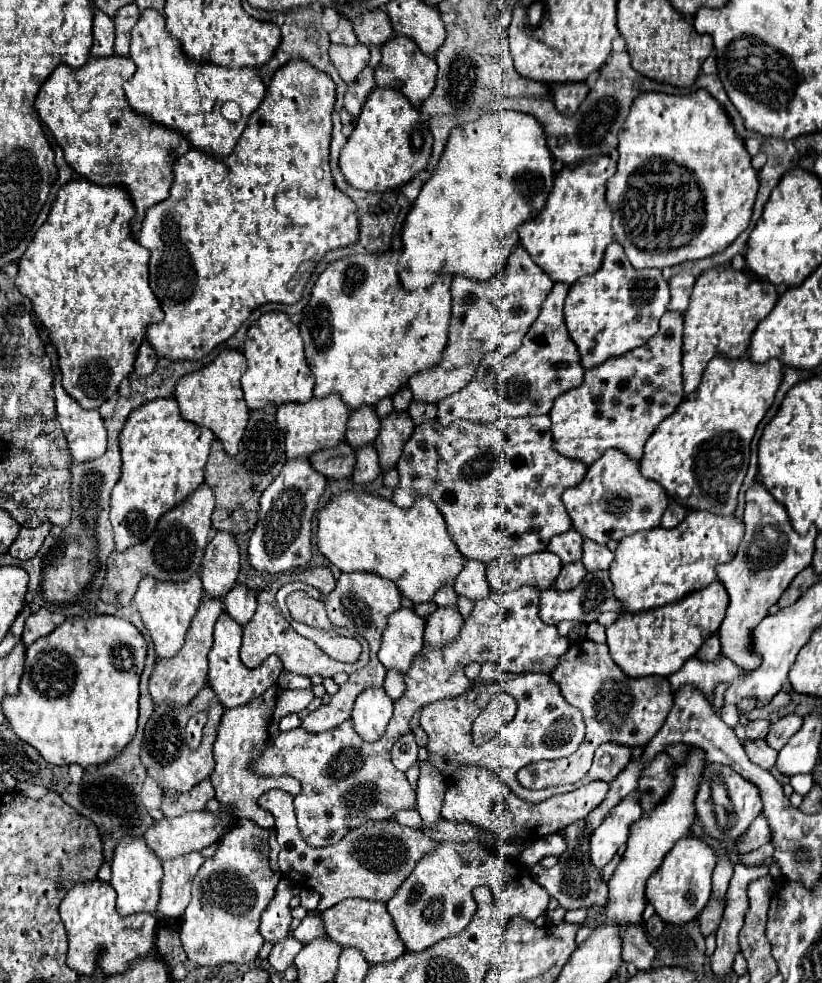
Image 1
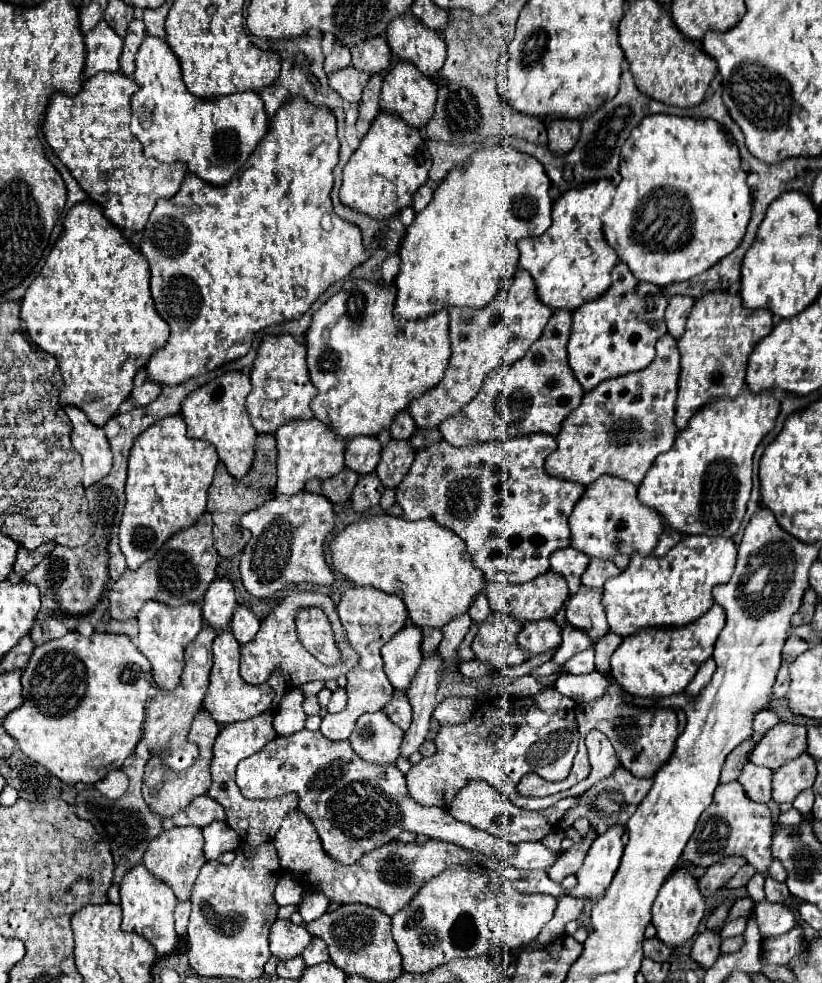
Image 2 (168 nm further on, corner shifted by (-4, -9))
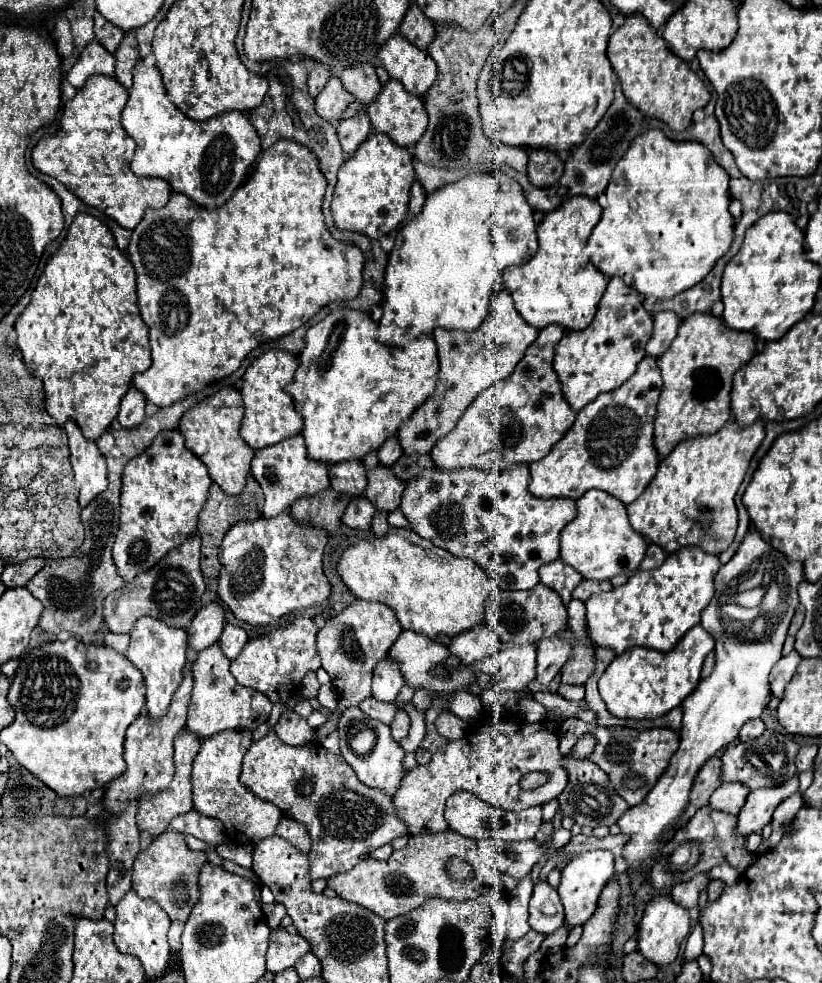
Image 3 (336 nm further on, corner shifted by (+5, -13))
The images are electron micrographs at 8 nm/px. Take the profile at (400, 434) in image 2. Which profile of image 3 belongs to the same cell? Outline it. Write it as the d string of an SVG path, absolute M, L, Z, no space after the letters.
M391 436L391 438L385 440L383 446L379 448L379 462L385 464L385 466L391 466L391 464L395 464L395 460L397 460L401 454L403 454L403 448L401 448L397 436Z

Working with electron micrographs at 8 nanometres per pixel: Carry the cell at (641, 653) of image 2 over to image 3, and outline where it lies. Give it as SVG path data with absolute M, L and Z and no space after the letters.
M699 624L691 628L673 650L659 652L653 648L635 646L607 666L599 678L599 694L607 710L617 718L659 718L679 706L699 684L699 672L705 656L713 650L713 636Z

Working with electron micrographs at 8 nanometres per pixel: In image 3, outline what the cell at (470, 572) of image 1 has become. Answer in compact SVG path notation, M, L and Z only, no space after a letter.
M485 622L473 626L471 630L465 630L465 634L463 632L457 634L449 644L449 652L459 660L463 660L463 664L471 664L475 660L493 656L497 654L499 648L501 648L499 636L491 632L485 626Z

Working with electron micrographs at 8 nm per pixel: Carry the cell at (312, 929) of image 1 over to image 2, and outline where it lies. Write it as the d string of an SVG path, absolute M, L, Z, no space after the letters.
M314 938L312 944L306 948L306 952L302 954L304 962L308 966L316 966L316 964L322 964L322 962L328 962L328 948L326 948L326 942L320 940L320 938Z

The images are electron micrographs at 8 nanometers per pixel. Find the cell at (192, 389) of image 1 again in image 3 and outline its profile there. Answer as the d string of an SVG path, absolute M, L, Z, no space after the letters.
M225 386L219 392L215 392L213 396L197 402L193 408L189 408L183 416L181 416L181 424L179 424L179 432L185 438L185 446L201 458L201 462L209 468L209 476L213 482L217 482L221 486L221 490L225 494L239 494L245 486L245 478L247 472L251 468L251 460L255 450L249 448L245 444L245 440L241 440L239 436L239 428L241 428L241 420L243 420L243 398L241 394L231 388Z

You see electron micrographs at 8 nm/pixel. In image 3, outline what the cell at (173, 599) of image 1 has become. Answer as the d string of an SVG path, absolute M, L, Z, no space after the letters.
M141 618L137 620L131 632L131 644L127 650L127 658L143 672L143 680L147 686L147 712L149 716L163 716L171 704L173 692L179 688L183 678L187 652L187 632L185 628L171 628L161 624L157 618Z

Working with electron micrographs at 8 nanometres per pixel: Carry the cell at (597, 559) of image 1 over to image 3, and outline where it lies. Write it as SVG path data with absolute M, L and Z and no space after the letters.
M581 580L581 584L573 590L573 598L587 600L591 594L595 594L595 592L607 592L611 588L613 586L611 586L609 580Z

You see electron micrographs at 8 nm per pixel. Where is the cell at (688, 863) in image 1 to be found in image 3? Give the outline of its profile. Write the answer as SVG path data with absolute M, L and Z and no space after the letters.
M659 894L655 896L647 908L645 908L645 914L639 922L639 934L637 934L637 942L639 942L639 952L655 962L657 966L663 966L663 964L671 964L677 954L679 954L679 948L681 948L681 942L689 936L689 930L691 930L691 918L689 918L689 910L685 906L681 906L679 902L675 902L671 898L671 894Z

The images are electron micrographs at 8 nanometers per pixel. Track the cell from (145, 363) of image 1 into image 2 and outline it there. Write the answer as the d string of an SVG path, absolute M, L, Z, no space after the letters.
M140 370L136 374L136 378L134 378L134 388L132 388L130 398L136 402L136 406L146 406L146 404L150 404L150 402L154 402L158 398L160 390L162 388L156 382L148 380L146 370Z

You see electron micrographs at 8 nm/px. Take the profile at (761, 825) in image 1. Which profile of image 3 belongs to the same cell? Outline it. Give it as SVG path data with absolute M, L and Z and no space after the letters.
M697 874L697 876L693 876L691 880L677 884L677 886L671 890L671 894L673 894L673 898L675 898L677 902L681 902L685 908L693 908L693 906L697 906L699 894L701 894L701 890L707 888L707 884L709 884L709 874Z

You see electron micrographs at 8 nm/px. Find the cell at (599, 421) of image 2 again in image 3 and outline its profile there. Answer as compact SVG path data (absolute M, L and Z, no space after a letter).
M645 356L639 362L637 372L621 384L621 388L609 392L613 412L593 412L593 408L581 408L569 432L549 450L545 458L529 466L529 492L541 498L565 496L577 500L587 490L597 488L617 496L623 504L631 504L647 488L659 466L657 448L653 444L653 422L661 388L663 380L657 368L657 358Z

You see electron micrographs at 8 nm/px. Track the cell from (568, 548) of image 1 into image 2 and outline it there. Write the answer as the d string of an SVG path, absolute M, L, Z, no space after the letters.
M568 546L550 556L550 570L564 576L568 582L570 594L576 594L580 588L580 576L588 568L588 562L590 562L590 558L586 554Z

